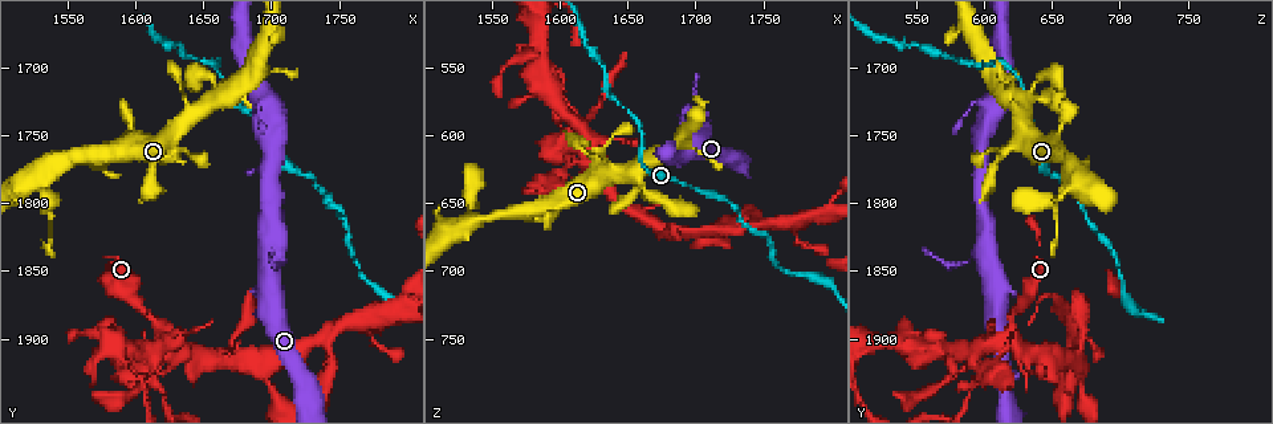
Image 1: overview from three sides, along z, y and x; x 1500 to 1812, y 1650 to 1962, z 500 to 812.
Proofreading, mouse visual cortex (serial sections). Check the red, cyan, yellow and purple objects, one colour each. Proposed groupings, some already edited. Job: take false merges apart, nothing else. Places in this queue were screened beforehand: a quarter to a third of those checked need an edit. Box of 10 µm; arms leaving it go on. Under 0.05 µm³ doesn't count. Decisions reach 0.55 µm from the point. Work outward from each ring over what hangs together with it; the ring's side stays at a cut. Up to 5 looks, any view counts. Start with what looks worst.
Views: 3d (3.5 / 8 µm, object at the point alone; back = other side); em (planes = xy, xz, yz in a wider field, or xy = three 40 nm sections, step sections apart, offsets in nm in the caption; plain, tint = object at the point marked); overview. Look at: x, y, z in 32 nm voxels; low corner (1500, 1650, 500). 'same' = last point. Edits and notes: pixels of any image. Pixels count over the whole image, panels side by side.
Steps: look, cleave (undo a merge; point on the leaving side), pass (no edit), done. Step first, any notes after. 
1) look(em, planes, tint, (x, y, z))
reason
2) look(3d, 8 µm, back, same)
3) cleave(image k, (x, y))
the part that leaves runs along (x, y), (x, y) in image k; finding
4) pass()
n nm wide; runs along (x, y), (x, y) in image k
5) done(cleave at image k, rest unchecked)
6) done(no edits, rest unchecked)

look(3d, 8 µm, (1604, 1922, 610))
abrupt turn

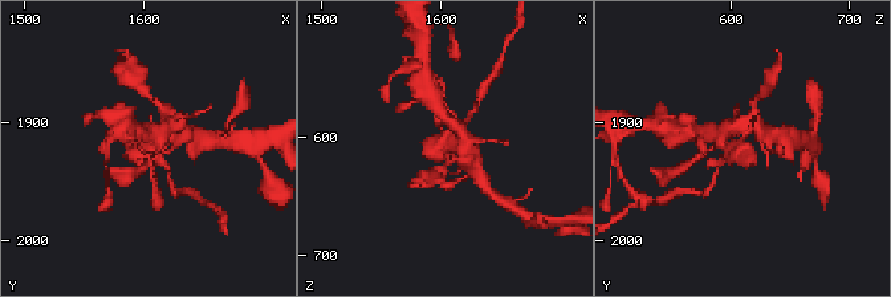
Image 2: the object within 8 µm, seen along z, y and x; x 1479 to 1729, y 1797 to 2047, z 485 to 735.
look(3d, 3.5 µm, same)
zoom in

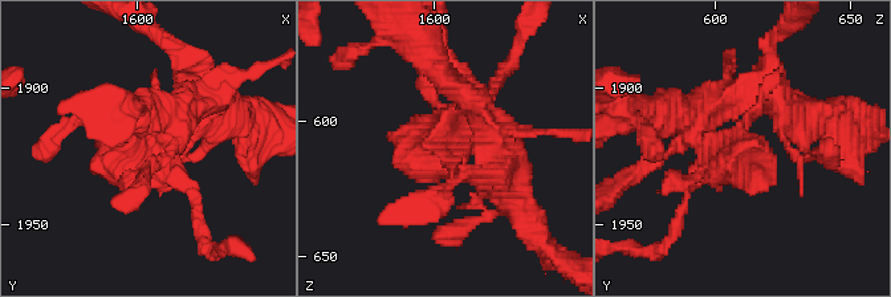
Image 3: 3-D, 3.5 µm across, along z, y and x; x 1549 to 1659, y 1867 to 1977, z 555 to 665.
cleave(image 3, (692, 184))
the part that leaves runs along (696, 145), (737, 157), (764, 92) in image 3; two cells meet here

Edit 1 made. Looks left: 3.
look(3d, 3.5 µm, (1656, 1724, 626))
four or more arms meet

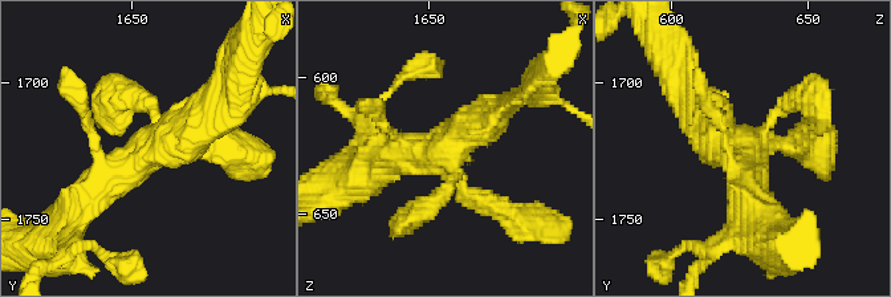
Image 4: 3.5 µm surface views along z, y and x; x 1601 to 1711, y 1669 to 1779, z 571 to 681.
look(em, xy, step 2, plain, (1655, 1726, 626))
4 arms; arms of 200, 300, 450, 500 nm

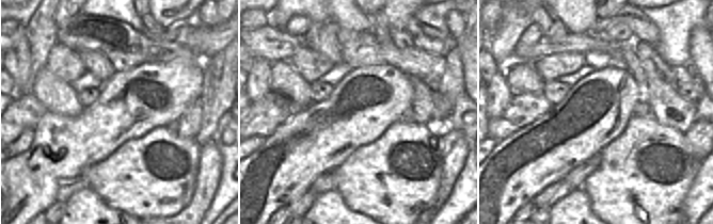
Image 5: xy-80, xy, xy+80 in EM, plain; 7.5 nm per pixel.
look(em, xy, step 2, tint, same)
with the object marked

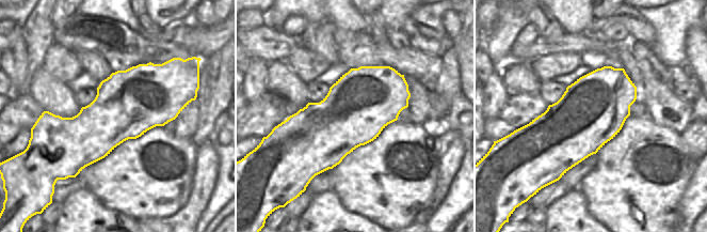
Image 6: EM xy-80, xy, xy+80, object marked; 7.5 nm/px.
pass()
runs along (77, 210), (150, 149), (211, 121) in image 4; one cell here

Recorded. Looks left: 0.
done(cleave at image 3, rest unchecked)

